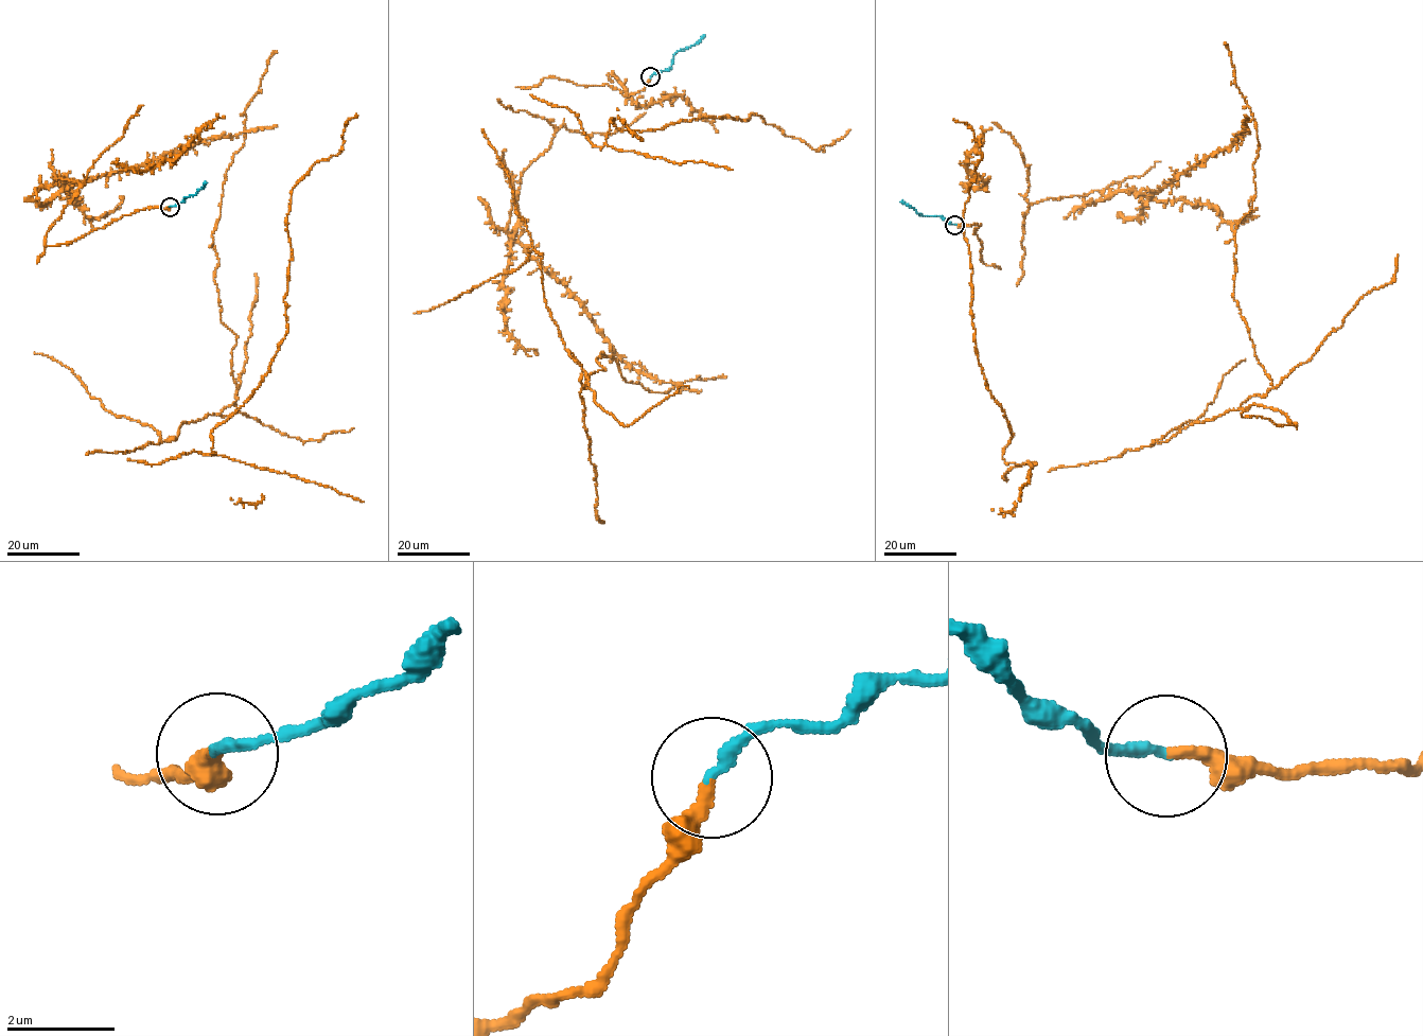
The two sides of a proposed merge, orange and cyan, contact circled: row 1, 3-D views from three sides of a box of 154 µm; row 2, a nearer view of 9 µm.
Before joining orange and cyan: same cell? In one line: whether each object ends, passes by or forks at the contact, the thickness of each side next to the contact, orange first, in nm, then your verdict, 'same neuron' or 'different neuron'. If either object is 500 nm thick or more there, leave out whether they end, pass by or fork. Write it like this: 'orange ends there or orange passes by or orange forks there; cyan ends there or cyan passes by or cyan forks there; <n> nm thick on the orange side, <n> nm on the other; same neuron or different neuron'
orange ends there; cyan ends there; 240 nm thick on the orange side, 200 nm on the other; same neuron

